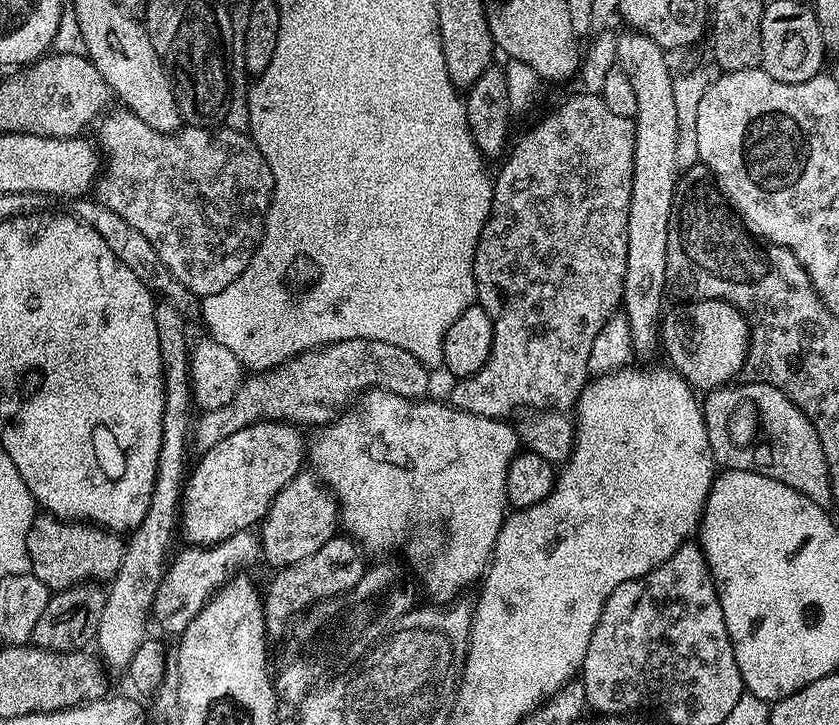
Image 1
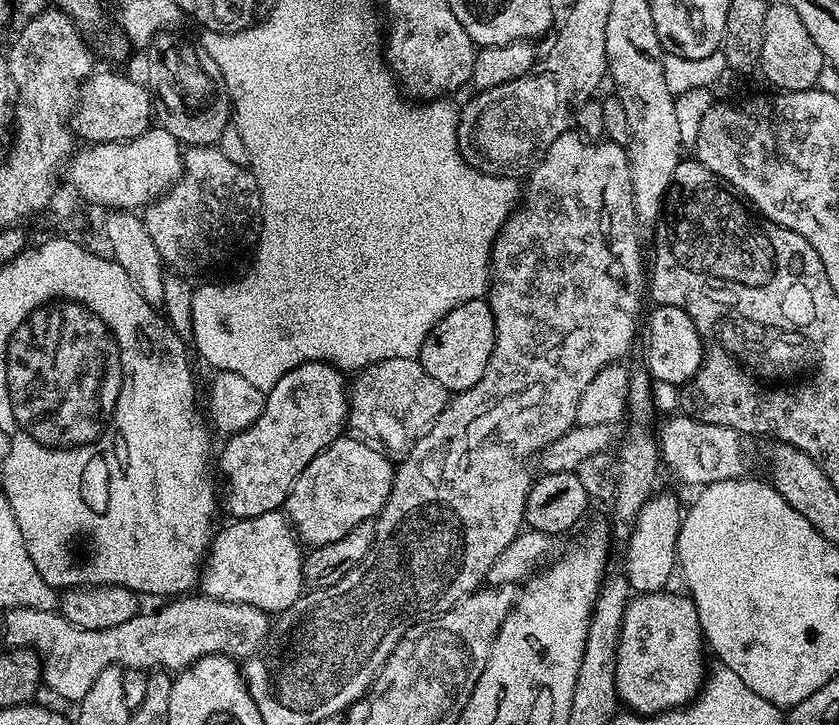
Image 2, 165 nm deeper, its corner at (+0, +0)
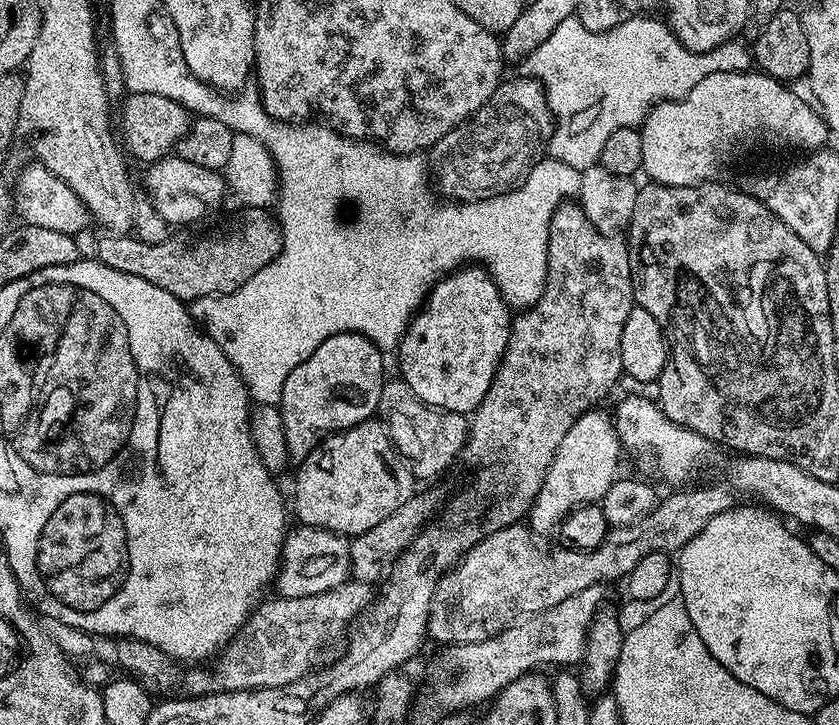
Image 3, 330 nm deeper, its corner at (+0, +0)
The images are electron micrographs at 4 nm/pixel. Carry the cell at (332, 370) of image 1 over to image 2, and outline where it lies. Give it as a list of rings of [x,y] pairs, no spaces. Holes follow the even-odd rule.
[[[386,358],[386,362],[378,362],[359,369],[355,376],[356,381],[351,381],[348,393],[347,427],[357,437],[363,438],[389,453],[407,453],[412,445],[428,431],[428,427],[436,421],[438,414],[442,414],[442,410],[448,407],[449,392],[442,386],[442,382],[436,381],[420,365],[419,359]]]

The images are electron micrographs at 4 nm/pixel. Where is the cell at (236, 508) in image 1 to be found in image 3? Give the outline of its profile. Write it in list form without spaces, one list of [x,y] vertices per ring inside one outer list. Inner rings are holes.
[[[343,332],[334,334],[334,338],[326,338],[326,342],[322,342],[322,346],[302,362],[302,366],[294,366],[294,370],[290,370],[290,378],[286,378],[282,386],[278,407],[282,414],[282,430],[286,432],[288,455],[293,461],[304,460],[320,445],[320,441],[335,432],[344,432],[350,426],[358,426],[377,415],[386,379],[384,356],[382,349],[374,346],[370,338],[357,332]]]

